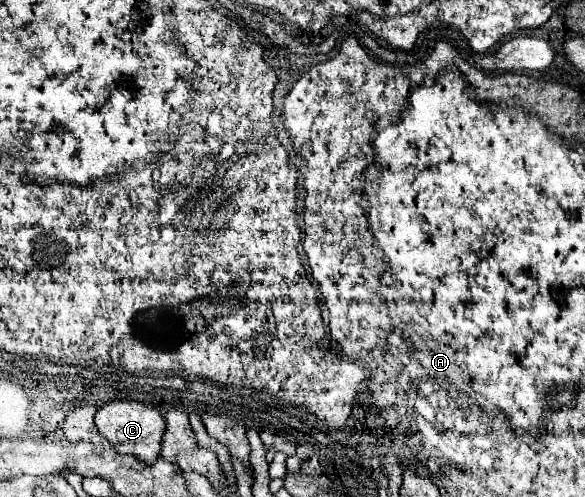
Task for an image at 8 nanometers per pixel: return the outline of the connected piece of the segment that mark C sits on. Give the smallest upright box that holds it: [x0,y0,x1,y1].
[94,401,166,463]

